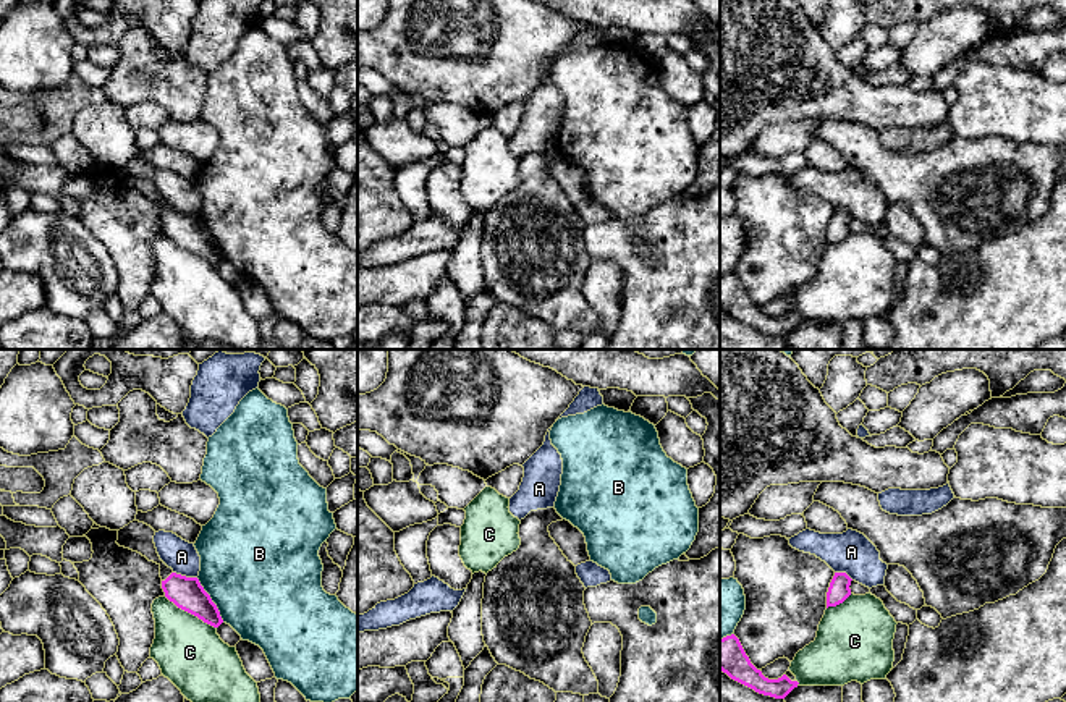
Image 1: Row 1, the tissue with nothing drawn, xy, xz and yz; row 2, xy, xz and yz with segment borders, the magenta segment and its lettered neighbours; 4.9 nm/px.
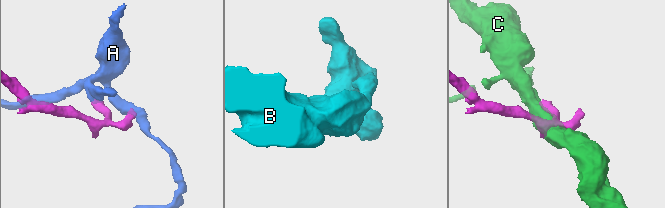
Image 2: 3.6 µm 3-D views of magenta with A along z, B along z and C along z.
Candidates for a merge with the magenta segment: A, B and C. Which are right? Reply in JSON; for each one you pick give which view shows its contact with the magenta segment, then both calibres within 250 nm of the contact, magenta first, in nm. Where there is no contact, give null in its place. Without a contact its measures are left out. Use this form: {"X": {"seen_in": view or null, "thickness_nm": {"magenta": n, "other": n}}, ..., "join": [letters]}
{"join": []}

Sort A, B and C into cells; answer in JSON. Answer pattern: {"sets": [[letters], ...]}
{"sets": [["A"], ["B"], ["C"]]}

